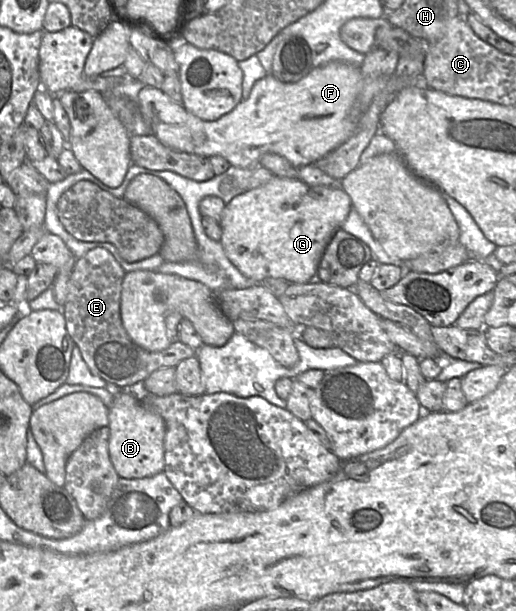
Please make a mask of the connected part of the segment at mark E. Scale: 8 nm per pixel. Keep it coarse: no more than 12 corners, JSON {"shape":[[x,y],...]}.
{"shape":[[103,248],[76,259],[63,315],[90,371],[134,389],[196,355],[150,352],[120,315],[125,272]]}

